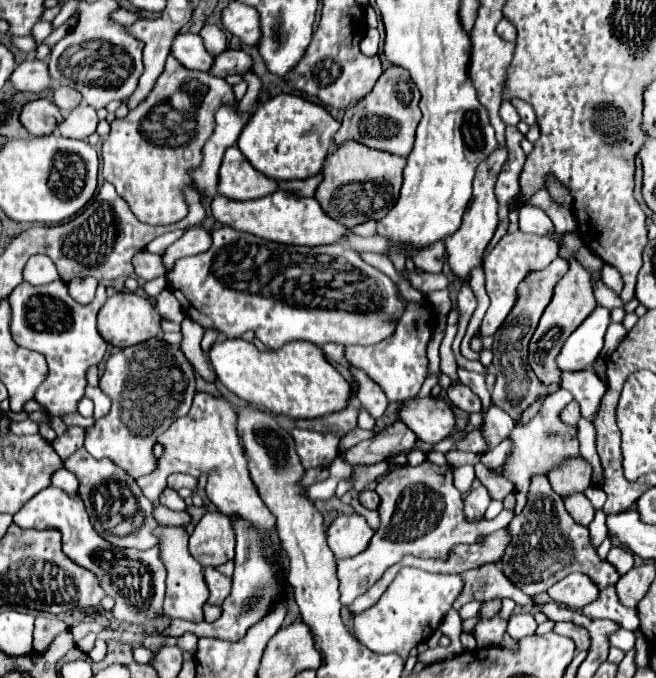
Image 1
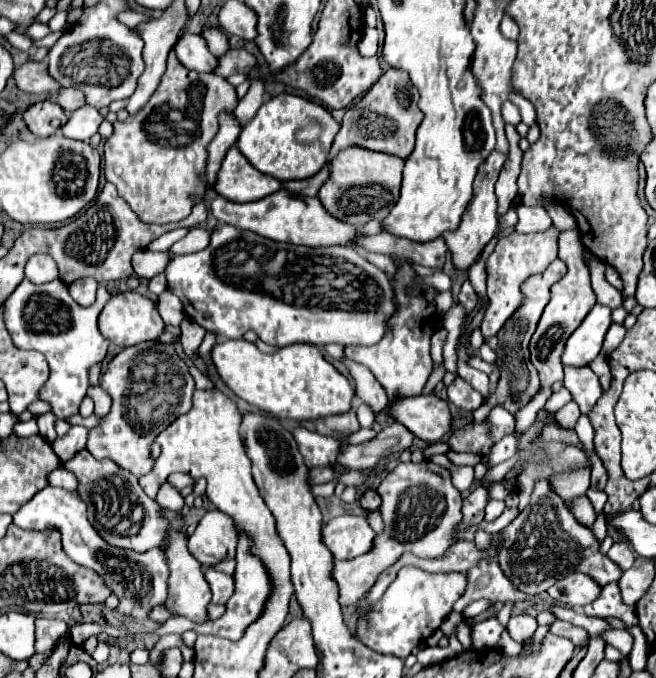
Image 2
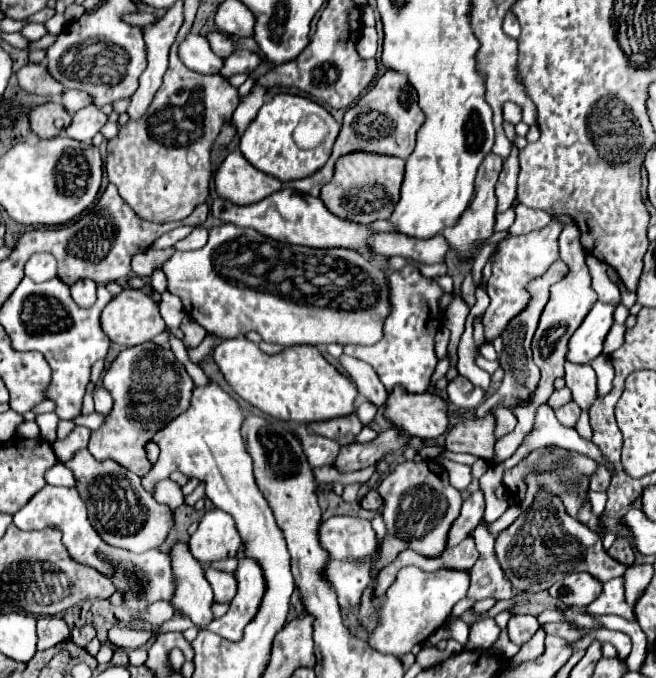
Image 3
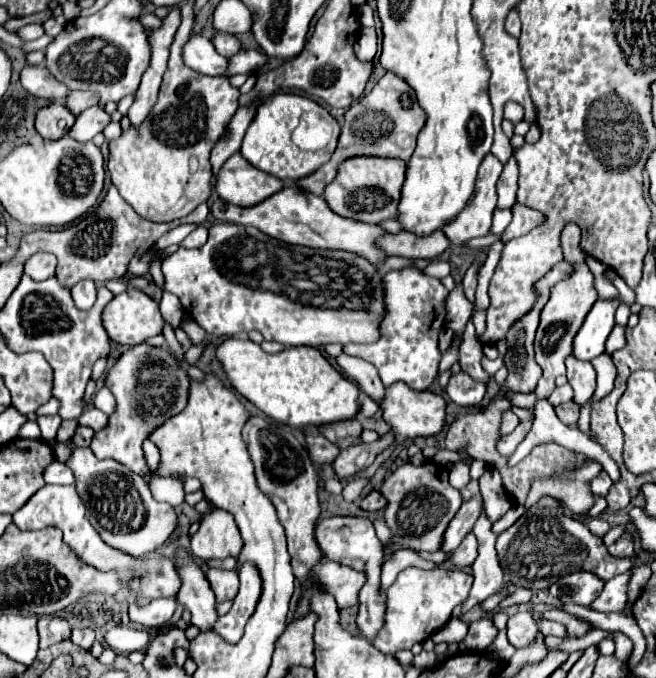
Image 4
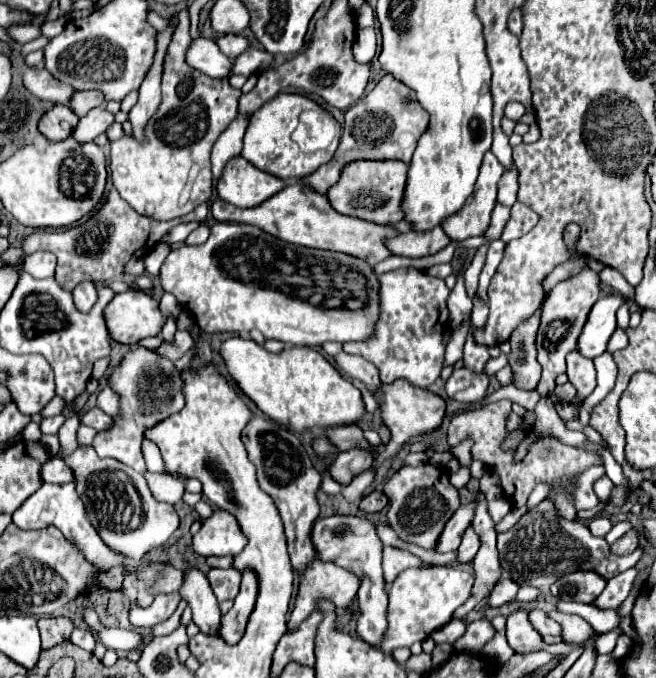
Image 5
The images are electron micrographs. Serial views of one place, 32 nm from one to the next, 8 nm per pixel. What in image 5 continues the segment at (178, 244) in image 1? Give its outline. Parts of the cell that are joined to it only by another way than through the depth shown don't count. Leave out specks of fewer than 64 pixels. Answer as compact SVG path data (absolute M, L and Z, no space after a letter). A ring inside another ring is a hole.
M200 224L188 238L184 244L188 246L196 246L196 244L204 244L204 240L208 240L208 234L210 234L210 228L206 224Z

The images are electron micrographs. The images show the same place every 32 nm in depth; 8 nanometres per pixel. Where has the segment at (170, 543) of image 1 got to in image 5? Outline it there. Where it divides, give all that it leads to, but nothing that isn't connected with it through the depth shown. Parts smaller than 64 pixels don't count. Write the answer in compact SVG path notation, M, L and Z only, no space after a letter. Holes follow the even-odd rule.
M198 568L184 570L180 598L192 608L192 622L200 628L200 632L218 634L222 616L218 610L218 600L210 588L208 578Z

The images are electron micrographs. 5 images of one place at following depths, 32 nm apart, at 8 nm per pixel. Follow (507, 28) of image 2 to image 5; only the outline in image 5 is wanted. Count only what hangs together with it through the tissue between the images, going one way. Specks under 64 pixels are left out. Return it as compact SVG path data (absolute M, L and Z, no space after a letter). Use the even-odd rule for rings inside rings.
M512 10L512 12L510 12L508 30L510 30L514 36L520 36L520 32L522 32L522 14L520 14L520 10Z

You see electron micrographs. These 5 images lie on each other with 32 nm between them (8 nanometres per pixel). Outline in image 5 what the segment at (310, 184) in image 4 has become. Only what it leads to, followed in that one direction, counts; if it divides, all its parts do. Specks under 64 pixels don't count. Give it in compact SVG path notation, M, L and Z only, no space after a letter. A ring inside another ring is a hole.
M386 74L370 94L358 100L354 106L346 110L346 122L342 128L342 138L334 158L320 166L314 174L306 176L302 184L310 186L314 192L326 194L326 190L338 180L340 170L344 164L352 160L402 160L410 162L416 142L420 134L428 126L428 112L418 104L416 94L408 90L406 84L396 80L394 76Z

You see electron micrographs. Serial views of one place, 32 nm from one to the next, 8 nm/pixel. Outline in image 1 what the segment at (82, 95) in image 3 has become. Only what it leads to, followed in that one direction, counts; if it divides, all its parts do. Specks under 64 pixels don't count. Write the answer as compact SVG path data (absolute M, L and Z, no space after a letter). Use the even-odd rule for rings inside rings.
M56 86L52 90L52 102L60 108L60 112L68 114L74 106L78 106L82 100L80 92L76 92L74 88L64 88L64 86Z

